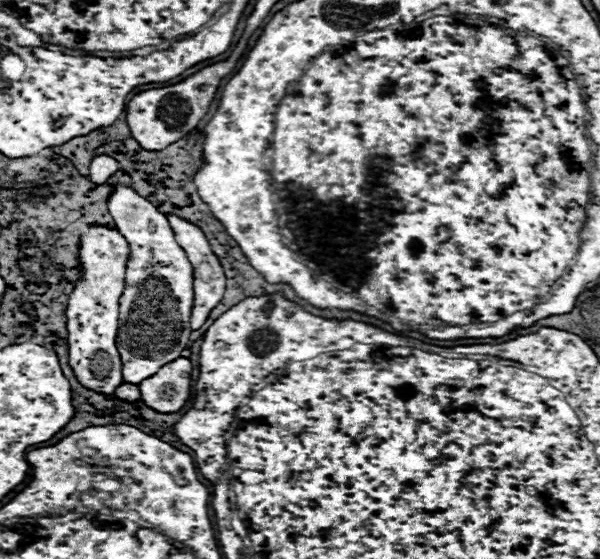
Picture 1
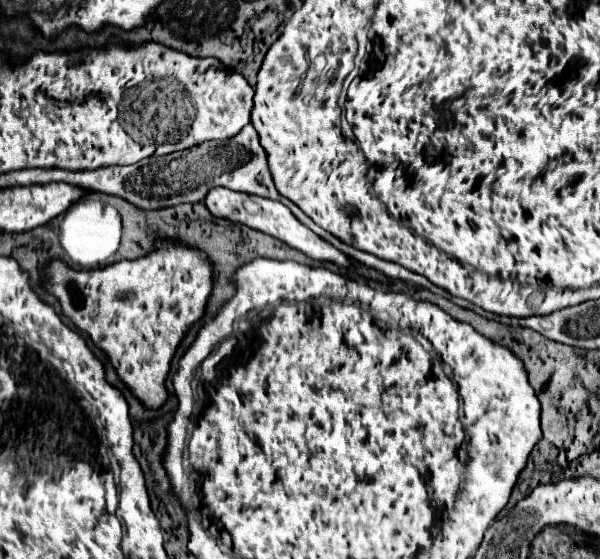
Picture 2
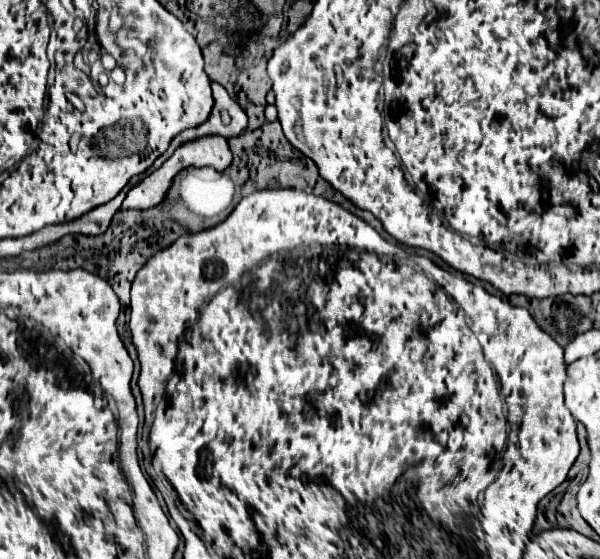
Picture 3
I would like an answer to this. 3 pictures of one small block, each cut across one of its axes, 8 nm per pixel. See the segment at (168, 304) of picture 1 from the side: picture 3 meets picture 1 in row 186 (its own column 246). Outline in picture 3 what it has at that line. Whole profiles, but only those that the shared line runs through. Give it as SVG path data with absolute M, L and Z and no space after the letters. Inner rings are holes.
M212 82L212 94L214 94L216 104L214 104L214 108L212 108L210 118L208 118L204 124L200 124L198 128L190 128L190 130L184 130L182 134L178 134L178 136L172 140L170 148L164 152L164 156L160 156L160 160L162 160L162 158L170 158L172 152L174 152L180 144L184 144L184 142L198 140L198 138L202 138L202 136L214 136L214 134L216 134L216 136L224 136L226 140L230 140L230 138L240 136L240 134L246 130L246 126L248 126L248 116L246 116L246 112L238 106L238 102L234 102L234 100L230 98L230 94L228 94L220 84L216 84L216 82Z

